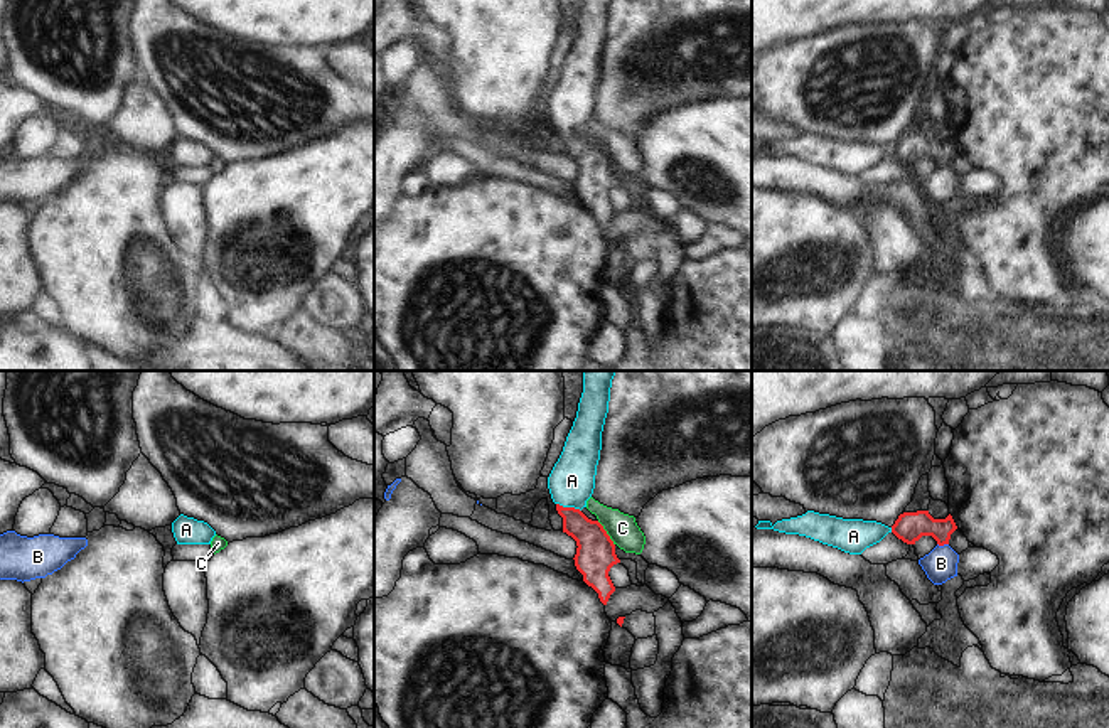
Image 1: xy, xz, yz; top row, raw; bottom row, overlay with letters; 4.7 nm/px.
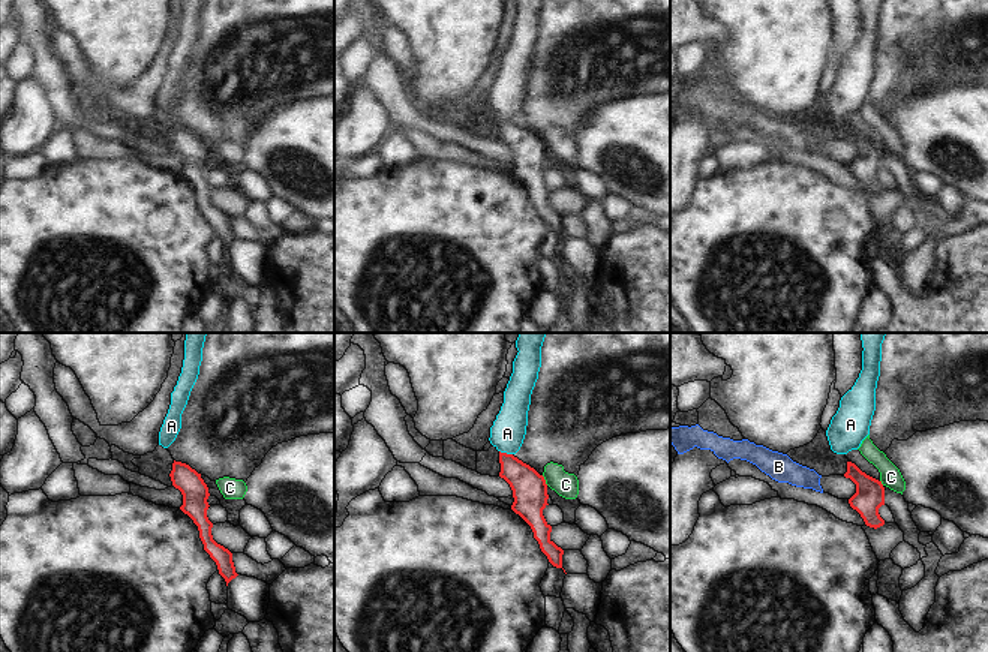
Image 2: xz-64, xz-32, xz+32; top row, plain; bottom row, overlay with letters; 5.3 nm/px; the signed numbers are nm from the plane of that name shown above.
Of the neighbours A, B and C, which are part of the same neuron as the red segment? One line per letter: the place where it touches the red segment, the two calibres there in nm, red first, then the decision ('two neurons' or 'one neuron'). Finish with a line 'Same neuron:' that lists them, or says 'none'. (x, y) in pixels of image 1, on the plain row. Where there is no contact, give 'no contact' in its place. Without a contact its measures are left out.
A: xz (568, 130) | 180/220 nm | one neuron
B: yz (942, 167) | 140/160 nm | two neurons
C: xz (605, 155) | 190/140 nm | two neurons
Same neuron: A

